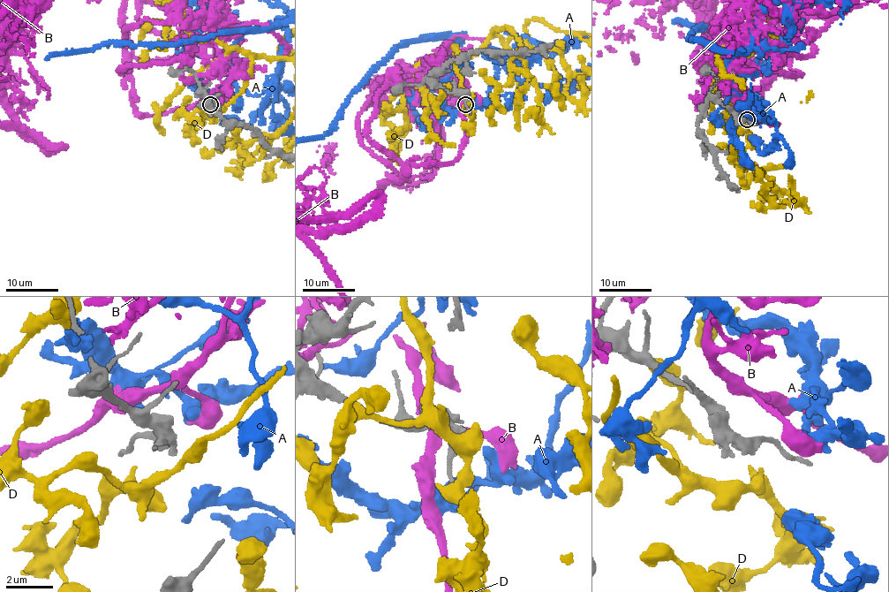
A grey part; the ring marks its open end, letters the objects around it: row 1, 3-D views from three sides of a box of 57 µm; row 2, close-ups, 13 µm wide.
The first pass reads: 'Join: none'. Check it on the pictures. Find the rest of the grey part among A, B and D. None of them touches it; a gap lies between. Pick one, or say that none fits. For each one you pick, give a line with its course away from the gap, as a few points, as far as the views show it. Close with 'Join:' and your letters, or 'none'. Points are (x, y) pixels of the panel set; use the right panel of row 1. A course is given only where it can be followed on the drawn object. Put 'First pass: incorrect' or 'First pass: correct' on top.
First pass: correct
Join: none

